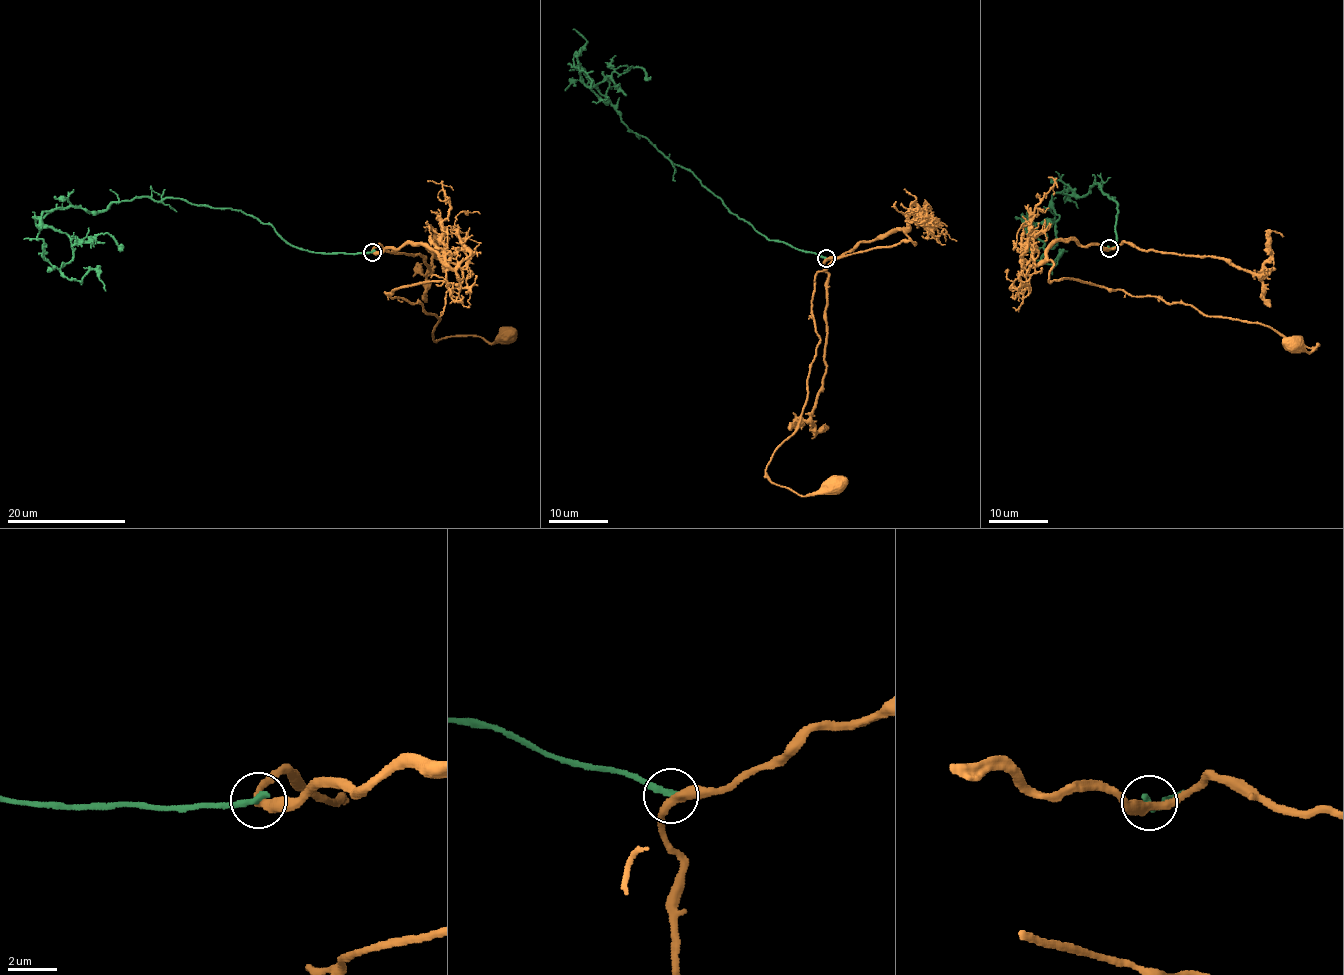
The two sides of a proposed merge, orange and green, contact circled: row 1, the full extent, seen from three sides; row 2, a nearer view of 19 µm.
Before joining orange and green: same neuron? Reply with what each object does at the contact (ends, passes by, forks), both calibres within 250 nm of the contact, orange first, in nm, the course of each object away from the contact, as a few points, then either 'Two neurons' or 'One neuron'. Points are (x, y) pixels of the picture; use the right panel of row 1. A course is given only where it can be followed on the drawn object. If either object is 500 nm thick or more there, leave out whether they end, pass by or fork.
At the ring orange passes by. At the ring green ends. Thickness 360 nm (orange) against 300 nm. Course of orange: (1108, 248), (1055, 242), (1049, 282), (1070, 277), (1191, 304), (1318, 344), (1305, 351), (1282, 340). Course of green: (1109, 248), (1119, 212), (1103, 185), (1054, 193), (1057, 242), (1041, 257), (1060, 252), (1052, 275). Two neurons

